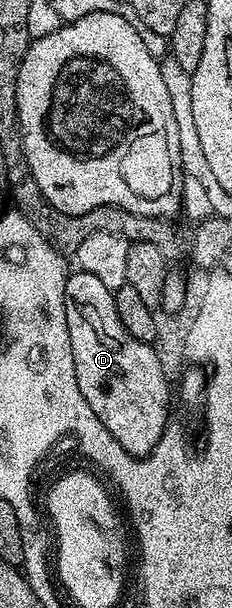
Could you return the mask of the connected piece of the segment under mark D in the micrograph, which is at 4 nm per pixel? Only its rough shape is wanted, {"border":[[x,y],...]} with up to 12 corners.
{"border":[[69,272],[78,391],[135,457],[170,424],[168,377],[113,290]]}

